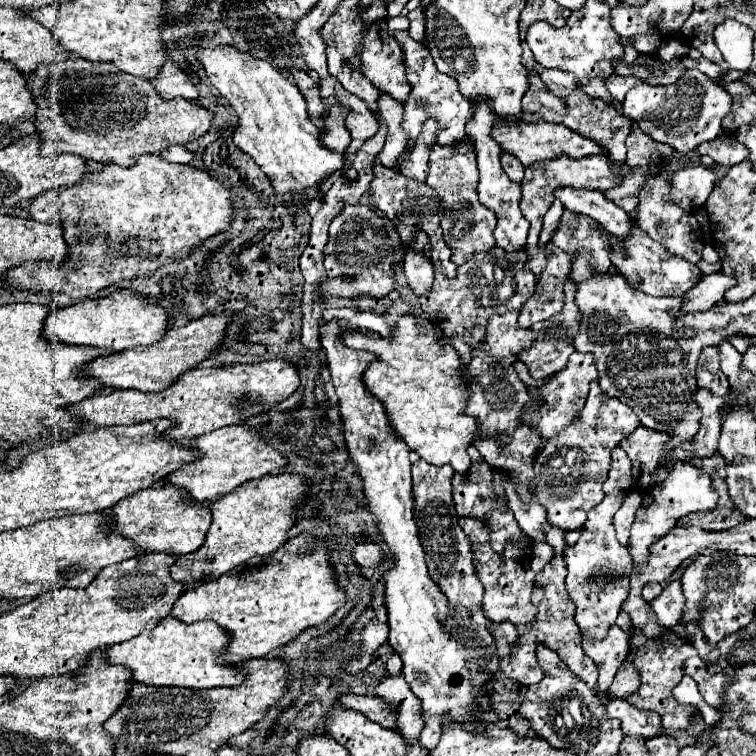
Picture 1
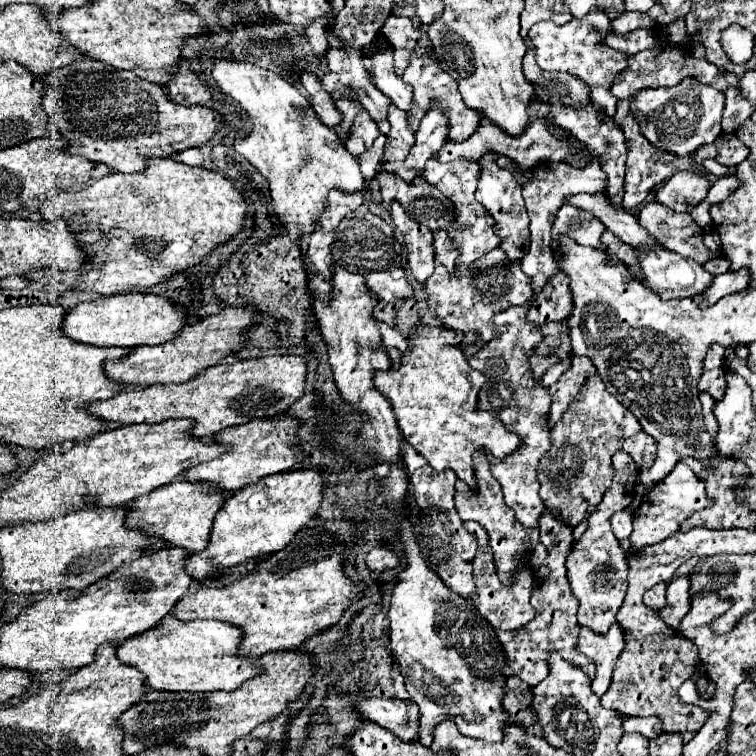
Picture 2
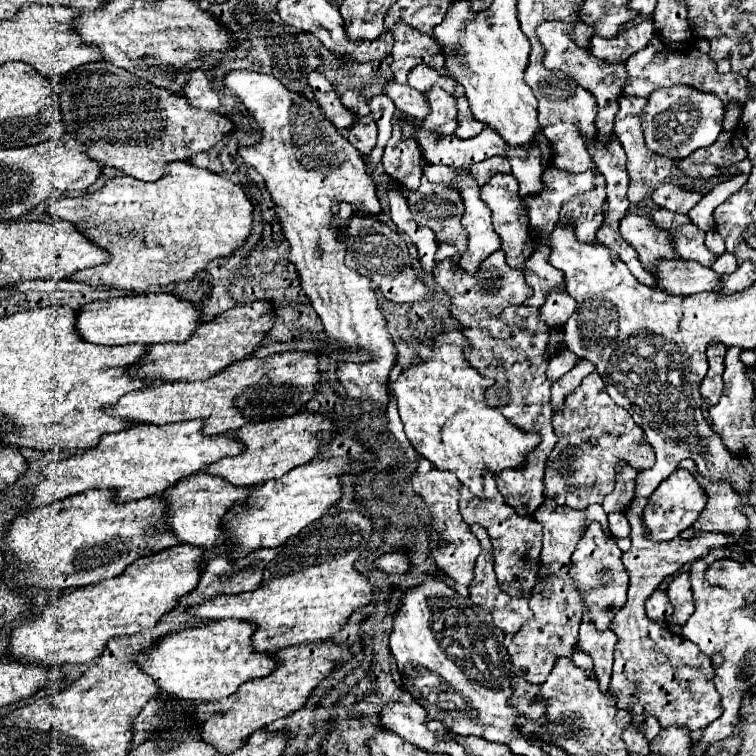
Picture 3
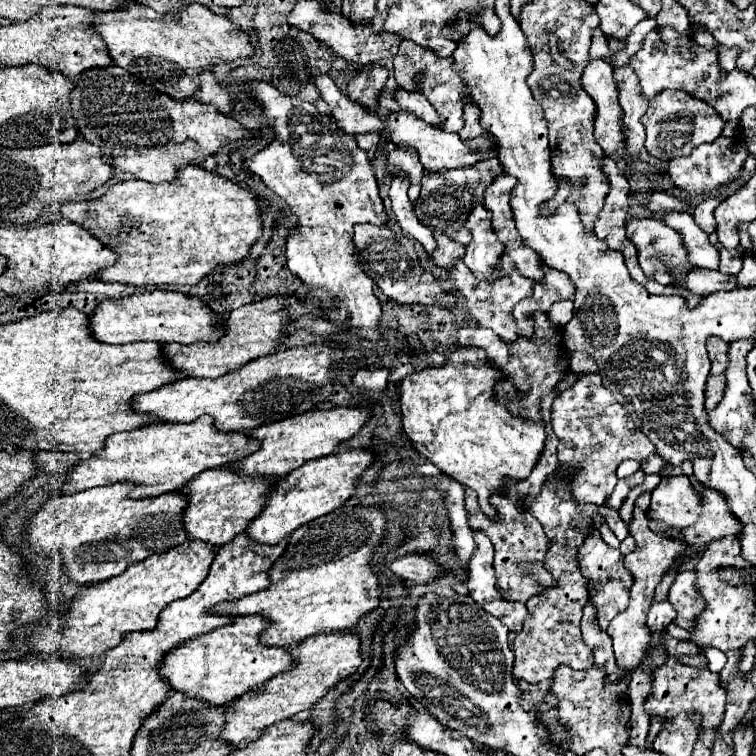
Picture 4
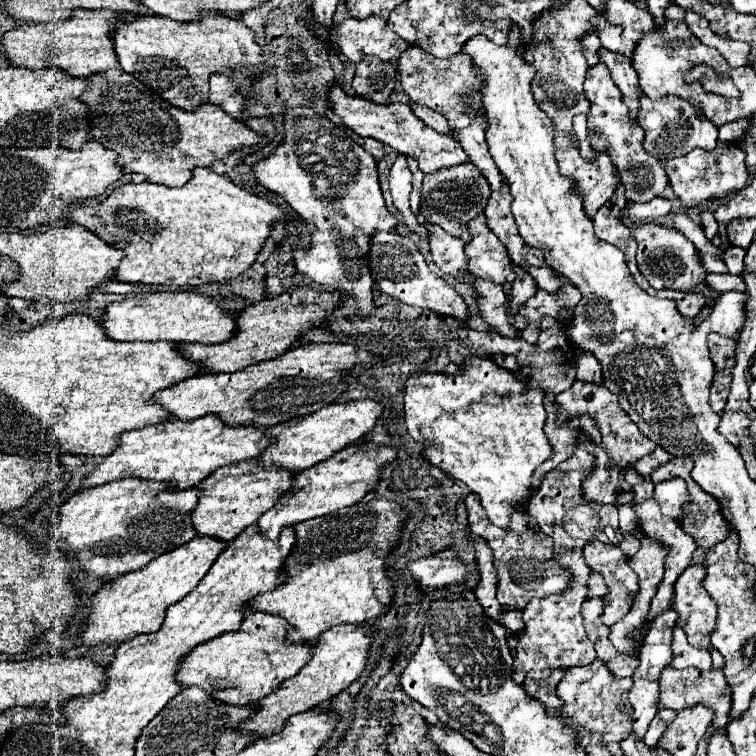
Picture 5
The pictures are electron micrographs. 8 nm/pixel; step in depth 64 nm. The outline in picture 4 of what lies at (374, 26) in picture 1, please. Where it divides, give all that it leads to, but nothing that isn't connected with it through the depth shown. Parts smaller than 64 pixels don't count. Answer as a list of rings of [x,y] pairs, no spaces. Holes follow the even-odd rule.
[[[398,88],[394,92],[394,98],[396,98],[400,108],[412,112],[420,120],[424,120],[428,124],[438,124],[438,114],[436,114],[436,110],[432,108],[432,104],[426,100],[426,96],[422,92],[414,92],[414,90],[408,92],[408,90]]]

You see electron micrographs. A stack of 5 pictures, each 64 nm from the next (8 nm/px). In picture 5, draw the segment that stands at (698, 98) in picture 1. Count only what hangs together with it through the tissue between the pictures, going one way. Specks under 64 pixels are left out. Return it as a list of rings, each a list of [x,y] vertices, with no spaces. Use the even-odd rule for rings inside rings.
[[[644,96],[640,102],[642,102],[642,110],[638,122],[644,128],[644,150],[650,156],[658,160],[670,160],[670,158],[684,156],[694,148],[712,150],[716,146],[718,128],[704,116],[704,112],[700,112],[700,108],[676,96],[662,96],[660,100],[648,100]]]

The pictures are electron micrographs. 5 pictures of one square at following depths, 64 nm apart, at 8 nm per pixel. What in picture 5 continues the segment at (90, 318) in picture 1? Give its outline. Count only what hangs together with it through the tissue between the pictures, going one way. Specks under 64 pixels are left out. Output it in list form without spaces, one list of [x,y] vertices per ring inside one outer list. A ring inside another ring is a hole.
[[[150,292],[140,298],[130,296],[122,302],[112,302],[106,306],[100,326],[108,334],[108,338],[116,342],[168,340],[184,344],[220,344],[232,338],[236,332],[232,314],[198,292]]]

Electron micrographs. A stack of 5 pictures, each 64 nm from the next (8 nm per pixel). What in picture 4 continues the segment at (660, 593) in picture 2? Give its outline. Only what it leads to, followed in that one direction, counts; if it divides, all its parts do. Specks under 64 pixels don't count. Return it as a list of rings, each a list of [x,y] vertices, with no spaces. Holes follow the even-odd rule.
[[[654,600],[654,602],[650,604],[648,622],[646,622],[646,624],[650,626],[652,632],[662,634],[662,632],[666,630],[666,626],[668,626],[674,618],[676,618],[676,610],[674,610],[674,606],[672,606],[668,600],[664,600],[664,602]]]

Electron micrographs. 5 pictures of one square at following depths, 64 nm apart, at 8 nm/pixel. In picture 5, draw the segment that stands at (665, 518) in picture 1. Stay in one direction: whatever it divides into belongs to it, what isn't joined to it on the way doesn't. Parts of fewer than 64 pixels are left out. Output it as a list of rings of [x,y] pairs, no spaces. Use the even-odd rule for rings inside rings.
[[[672,478],[658,482],[654,488],[654,500],[660,504],[664,516],[672,516],[680,520],[680,508],[684,508],[684,500],[688,500],[686,480]]]

